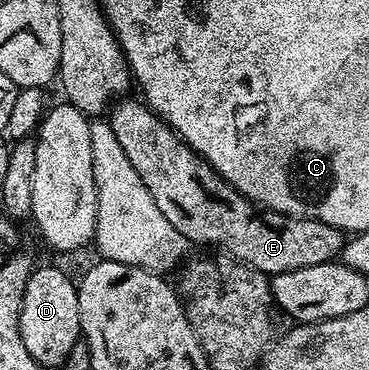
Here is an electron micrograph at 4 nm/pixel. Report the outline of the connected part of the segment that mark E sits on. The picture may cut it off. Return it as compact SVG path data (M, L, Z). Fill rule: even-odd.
M123 97L109 107L112 133L120 148L124 148L124 156L128 156L132 168L136 168L136 176L144 180L148 196L156 200L156 208L160 208L164 220L183 234L187 243L223 246L231 259L267 276L332 262L341 255L348 241L343 231L311 218L292 218L289 214L273 212L254 214L255 203L210 169L149 106L130 97Z

